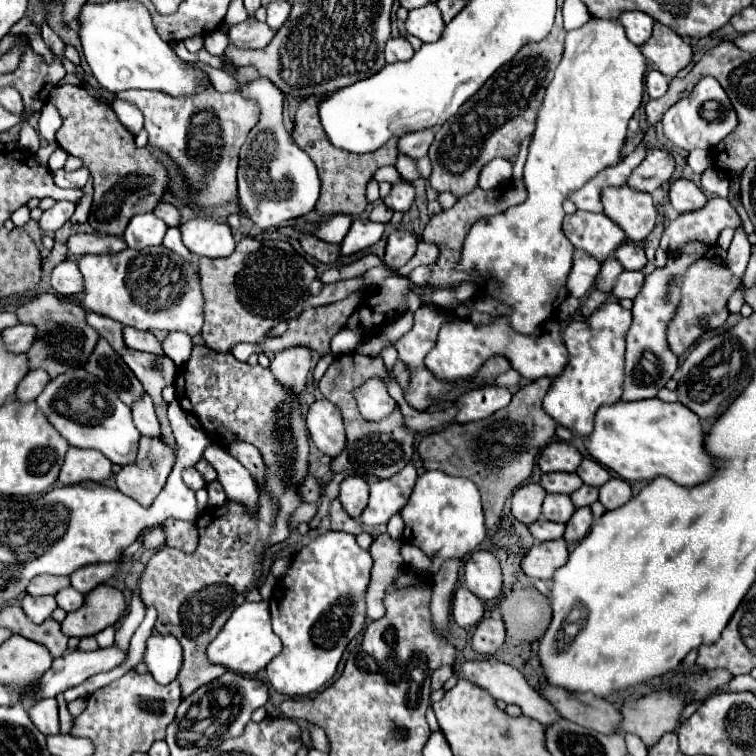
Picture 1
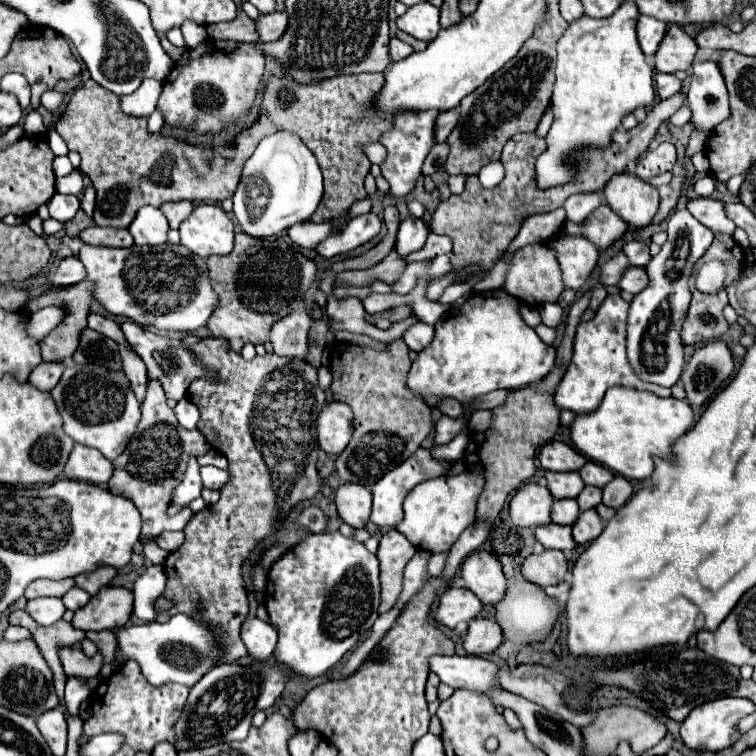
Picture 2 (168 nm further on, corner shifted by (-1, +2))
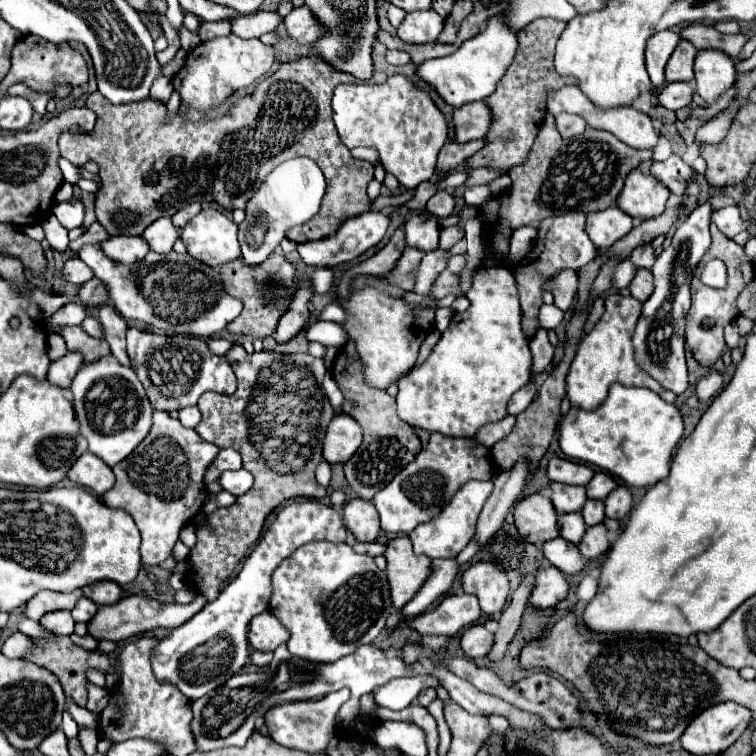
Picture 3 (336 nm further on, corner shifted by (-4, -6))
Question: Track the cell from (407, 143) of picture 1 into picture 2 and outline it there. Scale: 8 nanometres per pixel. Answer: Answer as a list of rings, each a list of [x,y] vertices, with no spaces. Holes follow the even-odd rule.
[[[458,108],[440,114],[436,120],[436,142],[444,142],[444,130],[448,138],[448,134],[452,134],[452,130],[456,128],[456,122],[458,122]]]

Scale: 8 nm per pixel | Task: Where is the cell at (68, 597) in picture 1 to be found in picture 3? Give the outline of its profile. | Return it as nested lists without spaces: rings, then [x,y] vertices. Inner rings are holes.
[[[83,596],[83,598],[75,604],[75,610],[71,610],[71,612],[73,612],[73,620],[75,620],[75,622],[89,622],[89,620],[95,616],[95,612],[97,612],[97,604]]]

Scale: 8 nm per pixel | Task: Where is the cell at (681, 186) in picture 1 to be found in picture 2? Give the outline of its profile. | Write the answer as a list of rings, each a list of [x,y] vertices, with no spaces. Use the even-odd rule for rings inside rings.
[[[696,198],[688,200],[688,210],[696,220],[700,220],[704,226],[708,226],[712,232],[724,232],[734,234],[736,224],[724,214],[724,202],[718,198]]]

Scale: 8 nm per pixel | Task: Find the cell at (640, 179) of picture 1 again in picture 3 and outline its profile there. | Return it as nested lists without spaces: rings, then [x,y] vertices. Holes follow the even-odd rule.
[[[669,156],[665,162],[653,162],[651,174],[671,190],[675,196],[683,196],[689,180],[693,178],[693,170],[679,156]]]

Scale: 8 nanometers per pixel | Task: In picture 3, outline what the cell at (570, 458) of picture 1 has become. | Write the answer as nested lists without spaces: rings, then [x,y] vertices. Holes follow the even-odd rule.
[[[551,458],[547,466],[547,476],[553,482],[563,482],[563,484],[581,484],[585,486],[593,478],[593,468],[587,464],[577,464],[565,458]]]

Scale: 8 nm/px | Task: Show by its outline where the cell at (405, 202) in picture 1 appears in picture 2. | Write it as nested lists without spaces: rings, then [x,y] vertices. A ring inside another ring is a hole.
[[[414,110],[412,114],[396,114],[396,118],[392,118],[394,126],[390,132],[384,132],[378,142],[386,148],[388,156],[382,162],[382,176],[390,182],[390,194],[394,196],[406,196],[418,176],[420,176],[420,168],[430,152],[430,148],[436,144],[434,142],[434,126],[436,126],[436,116],[440,112],[438,110]]]

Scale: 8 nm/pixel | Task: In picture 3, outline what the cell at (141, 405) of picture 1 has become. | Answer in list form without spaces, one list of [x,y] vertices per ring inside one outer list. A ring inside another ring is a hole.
[[[105,304],[99,310],[99,322],[105,328],[105,340],[111,346],[111,354],[123,366],[129,366],[129,356],[127,356],[127,348],[125,348],[125,332],[127,332],[125,320],[109,304]]]

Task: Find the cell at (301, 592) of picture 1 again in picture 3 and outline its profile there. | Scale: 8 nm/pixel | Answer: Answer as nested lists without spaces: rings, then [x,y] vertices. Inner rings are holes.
[[[327,540],[309,542],[297,548],[273,572],[273,596],[269,610],[289,630],[291,636],[287,640],[287,648],[293,656],[309,662],[329,664],[347,654],[353,654],[363,644],[371,644],[385,628],[385,622],[391,614],[387,576],[377,568],[371,556],[357,554],[349,544],[333,544]]]

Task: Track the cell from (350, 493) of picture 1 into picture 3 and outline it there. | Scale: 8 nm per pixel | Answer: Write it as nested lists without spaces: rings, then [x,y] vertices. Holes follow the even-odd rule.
[[[353,498],[343,508],[343,522],[357,540],[371,542],[379,534],[379,514],[369,500]]]

